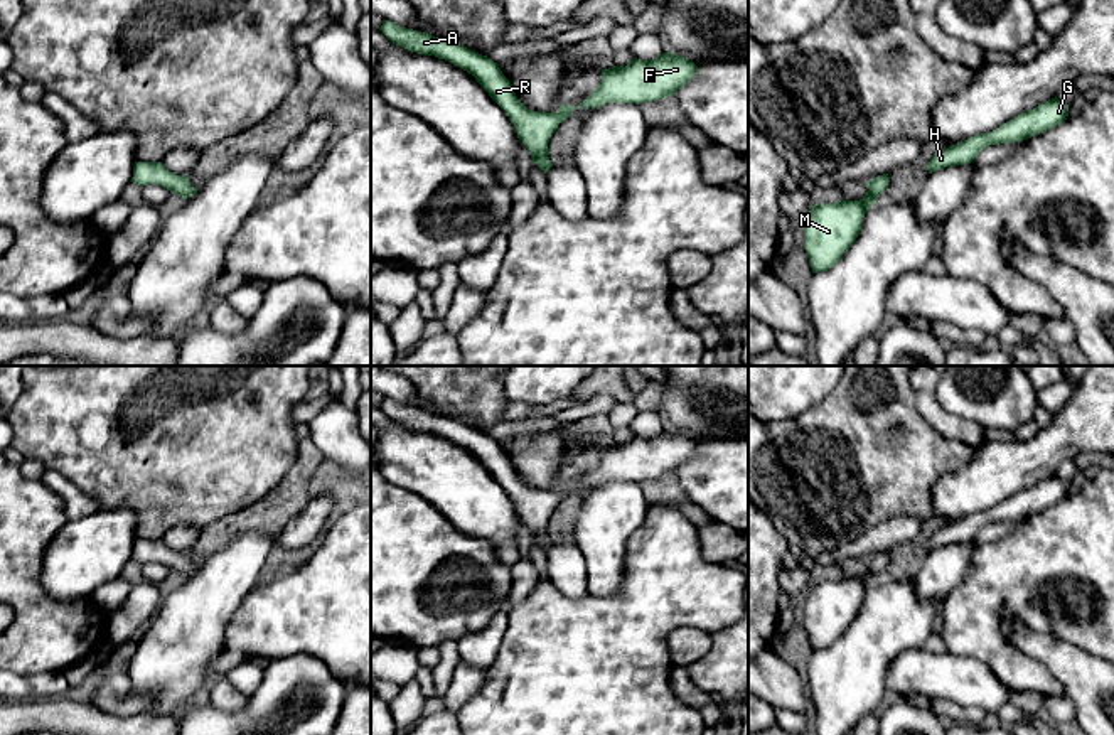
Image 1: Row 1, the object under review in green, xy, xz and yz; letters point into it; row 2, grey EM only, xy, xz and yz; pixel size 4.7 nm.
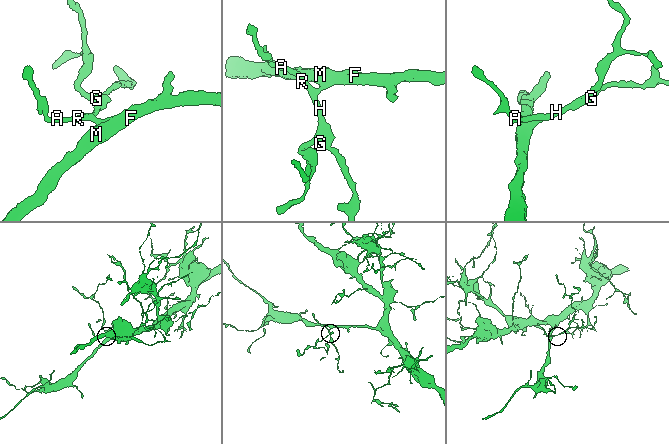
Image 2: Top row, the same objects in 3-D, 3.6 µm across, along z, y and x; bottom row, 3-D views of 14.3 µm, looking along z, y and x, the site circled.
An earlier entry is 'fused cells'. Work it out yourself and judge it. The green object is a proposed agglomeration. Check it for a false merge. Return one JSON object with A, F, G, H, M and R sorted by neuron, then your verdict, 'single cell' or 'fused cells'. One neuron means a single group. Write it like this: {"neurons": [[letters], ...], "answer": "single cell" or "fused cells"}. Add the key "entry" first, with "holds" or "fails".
{"entry": "fails", "neurons": [["A", "F", "G", "H", "M", "R"]], "answer": "single cell"}

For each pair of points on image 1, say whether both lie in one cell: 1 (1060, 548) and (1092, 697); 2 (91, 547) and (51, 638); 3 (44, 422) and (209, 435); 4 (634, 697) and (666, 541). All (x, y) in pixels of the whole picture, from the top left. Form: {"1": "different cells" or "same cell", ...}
{"1": "different cells", "2": "different cells", "3": "same cell", "4": "same cell"}

